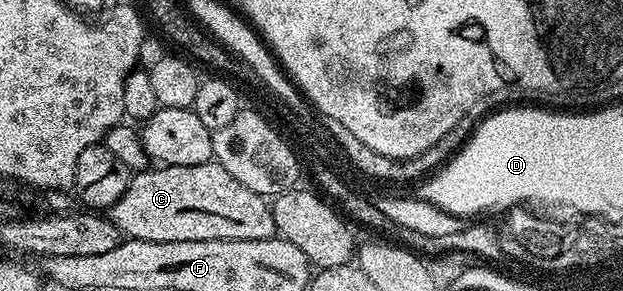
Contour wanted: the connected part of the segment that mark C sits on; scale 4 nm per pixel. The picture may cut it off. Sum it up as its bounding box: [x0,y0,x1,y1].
[108,160,275,241]

